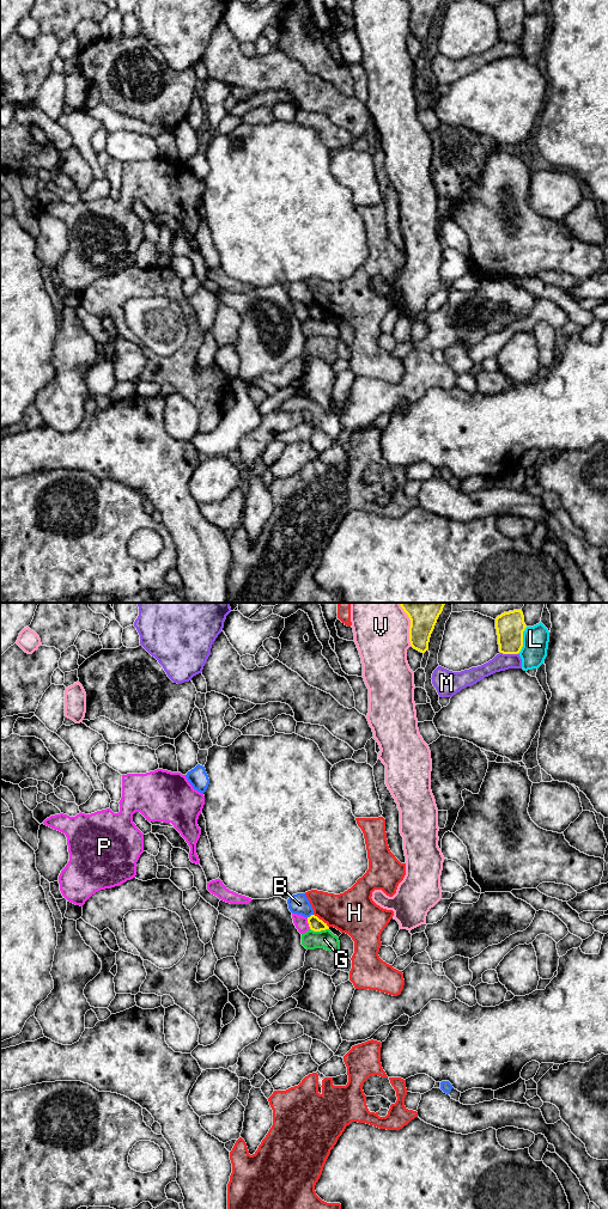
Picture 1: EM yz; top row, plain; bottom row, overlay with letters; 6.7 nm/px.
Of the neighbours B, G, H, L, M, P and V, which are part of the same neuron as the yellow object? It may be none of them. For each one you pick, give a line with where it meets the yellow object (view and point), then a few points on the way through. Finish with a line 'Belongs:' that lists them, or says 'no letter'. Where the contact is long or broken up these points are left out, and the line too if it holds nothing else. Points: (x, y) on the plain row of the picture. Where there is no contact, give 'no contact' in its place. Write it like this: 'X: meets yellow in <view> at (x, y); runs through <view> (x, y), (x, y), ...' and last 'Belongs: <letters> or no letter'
Belongs: no letter

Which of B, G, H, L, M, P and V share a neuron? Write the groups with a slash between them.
B / G / H / L / M / P / V

